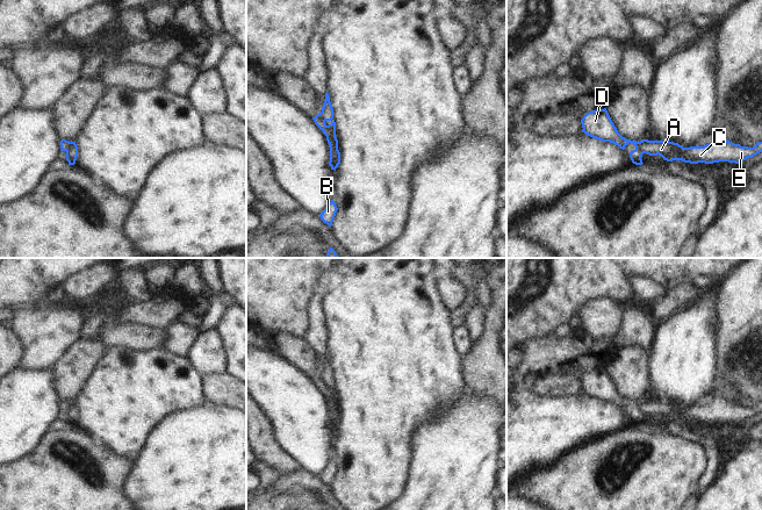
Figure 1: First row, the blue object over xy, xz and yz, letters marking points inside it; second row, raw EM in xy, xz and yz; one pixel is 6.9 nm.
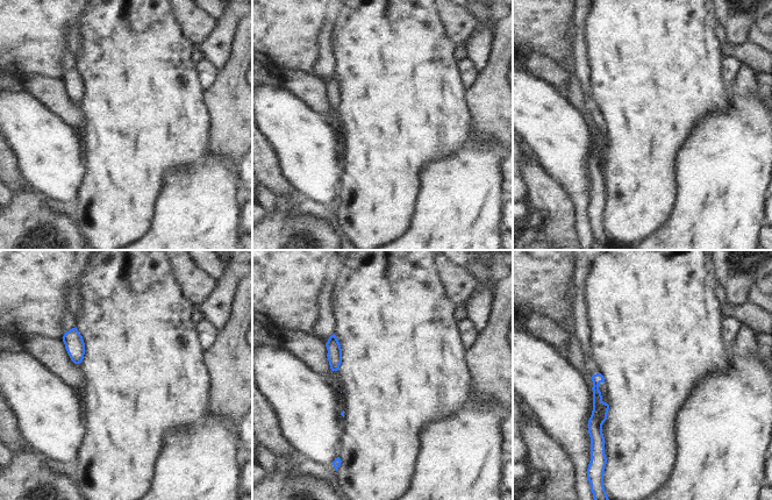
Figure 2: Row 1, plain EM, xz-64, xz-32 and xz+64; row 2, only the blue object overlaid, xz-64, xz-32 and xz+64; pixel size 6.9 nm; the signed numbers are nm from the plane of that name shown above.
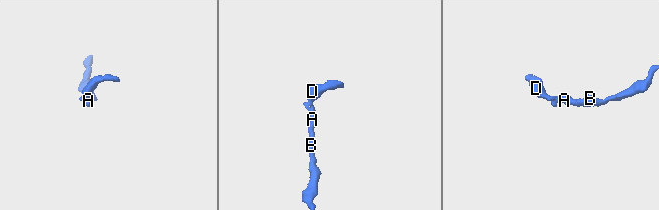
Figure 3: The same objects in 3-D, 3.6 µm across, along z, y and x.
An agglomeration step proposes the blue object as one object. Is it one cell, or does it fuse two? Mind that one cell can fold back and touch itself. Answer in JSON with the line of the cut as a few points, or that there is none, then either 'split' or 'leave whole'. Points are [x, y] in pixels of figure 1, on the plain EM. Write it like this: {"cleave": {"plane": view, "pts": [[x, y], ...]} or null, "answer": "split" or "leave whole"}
{"cleave": {"plane": "yz", "pts": [[638, 402], [638, 408], [642, 414]]}, "answer": "split"}

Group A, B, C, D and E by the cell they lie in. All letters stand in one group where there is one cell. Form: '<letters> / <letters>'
A B C E / D

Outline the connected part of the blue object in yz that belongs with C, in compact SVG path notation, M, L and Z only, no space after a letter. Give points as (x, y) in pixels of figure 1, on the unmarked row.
M716 396L710 404L704 407L683 408L678 403L669 401L642 400L639 402L639 409L642 414L649 416L659 415L667 422L682 421L690 424L728 422L740 424L747 418L762 412L762 402L757 402L753 408L748 408Z

